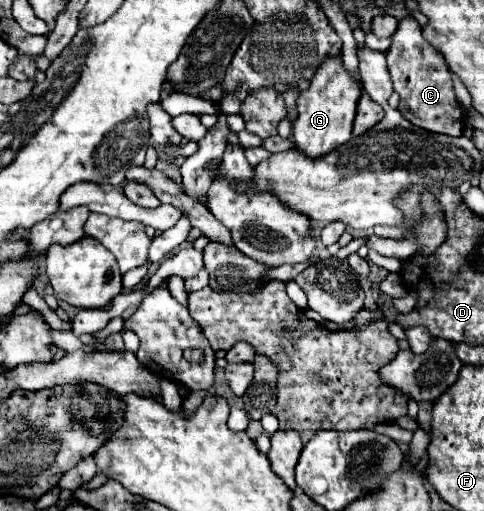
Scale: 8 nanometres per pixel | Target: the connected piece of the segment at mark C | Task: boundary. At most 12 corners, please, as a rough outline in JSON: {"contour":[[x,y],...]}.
{"contour":[[404,16],[386,54],[400,112],[462,136],[444,58]]}

